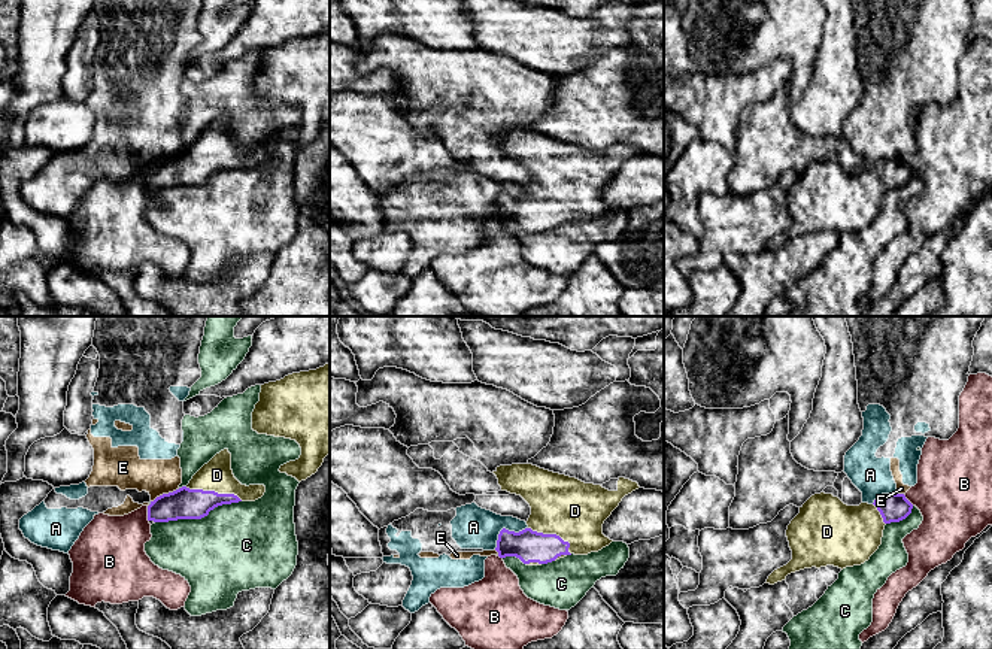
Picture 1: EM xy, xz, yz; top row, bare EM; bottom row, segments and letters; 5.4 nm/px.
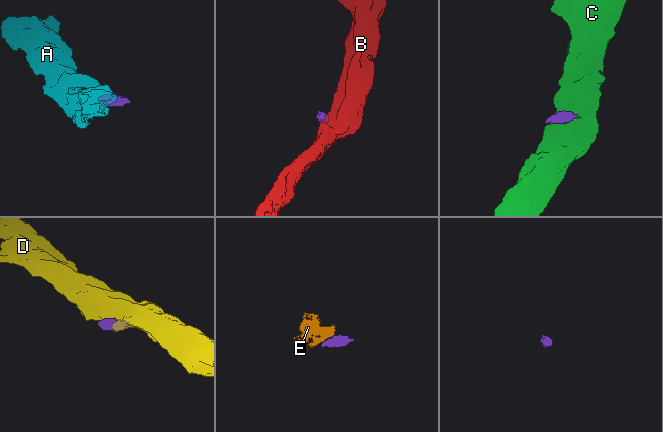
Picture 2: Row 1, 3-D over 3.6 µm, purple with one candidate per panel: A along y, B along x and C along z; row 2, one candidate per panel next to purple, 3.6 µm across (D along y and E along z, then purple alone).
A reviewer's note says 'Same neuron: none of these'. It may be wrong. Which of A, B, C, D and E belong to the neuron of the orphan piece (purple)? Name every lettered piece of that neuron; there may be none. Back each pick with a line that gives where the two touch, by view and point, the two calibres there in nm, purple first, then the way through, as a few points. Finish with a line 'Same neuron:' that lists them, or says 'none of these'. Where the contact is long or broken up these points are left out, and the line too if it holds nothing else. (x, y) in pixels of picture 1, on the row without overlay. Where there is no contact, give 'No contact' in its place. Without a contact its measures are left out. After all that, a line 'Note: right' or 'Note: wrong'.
D: Touches purple at xy (214, 157). Thickness 170 nm (purple) against 170 nm
Same neuron: D
Note: wrong

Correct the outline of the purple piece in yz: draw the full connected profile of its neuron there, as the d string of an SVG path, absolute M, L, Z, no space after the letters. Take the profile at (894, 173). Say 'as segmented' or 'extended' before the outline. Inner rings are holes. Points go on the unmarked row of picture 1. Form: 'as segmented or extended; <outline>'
extended; M814 160L786 195L792 225L774 236L765 249L774 251L804 234L861 231L882 210L886 189L900 188L913 170L904 160L882 160L873 170L847 172L832 160Z

